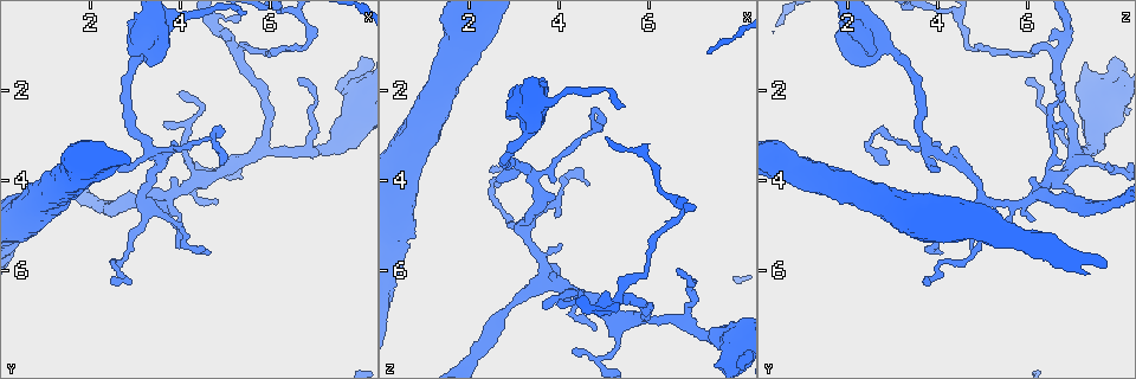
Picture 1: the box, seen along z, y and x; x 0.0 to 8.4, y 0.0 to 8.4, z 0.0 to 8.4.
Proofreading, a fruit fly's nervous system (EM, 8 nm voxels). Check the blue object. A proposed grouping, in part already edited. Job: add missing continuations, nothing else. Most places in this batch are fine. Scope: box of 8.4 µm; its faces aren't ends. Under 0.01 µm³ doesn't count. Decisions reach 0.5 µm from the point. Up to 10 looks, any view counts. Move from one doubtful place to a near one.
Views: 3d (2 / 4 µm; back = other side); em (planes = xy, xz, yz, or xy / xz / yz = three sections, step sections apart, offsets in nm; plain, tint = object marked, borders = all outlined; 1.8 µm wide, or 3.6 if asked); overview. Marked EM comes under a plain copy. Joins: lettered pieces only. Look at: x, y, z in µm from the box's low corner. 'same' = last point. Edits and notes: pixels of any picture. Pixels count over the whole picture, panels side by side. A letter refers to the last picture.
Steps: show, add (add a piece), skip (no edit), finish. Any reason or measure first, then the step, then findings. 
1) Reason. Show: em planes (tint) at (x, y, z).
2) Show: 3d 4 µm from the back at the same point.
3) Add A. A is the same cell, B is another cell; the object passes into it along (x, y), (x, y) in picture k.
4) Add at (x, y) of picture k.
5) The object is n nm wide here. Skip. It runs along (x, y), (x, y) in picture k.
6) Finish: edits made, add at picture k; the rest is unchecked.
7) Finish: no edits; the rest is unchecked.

Tapers out. Show: em planes (tint) at (2.50, 6.30, 3.85).

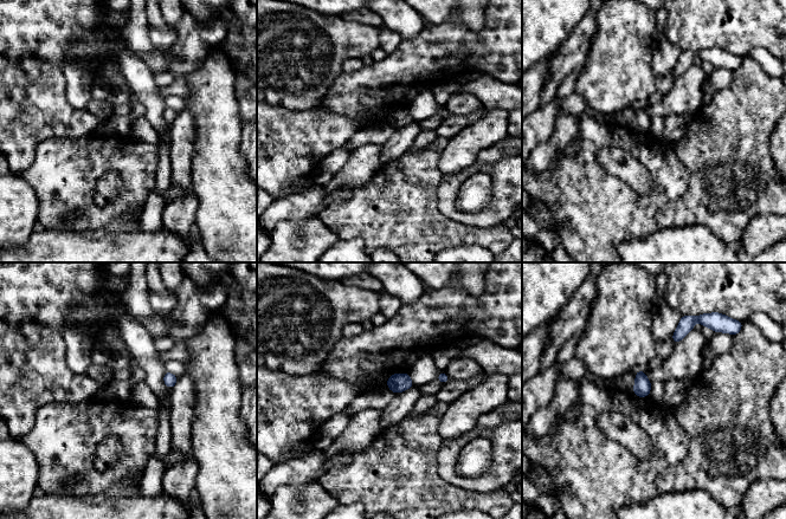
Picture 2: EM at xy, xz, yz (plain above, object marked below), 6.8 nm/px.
Show: em planes (borders) at the same point.

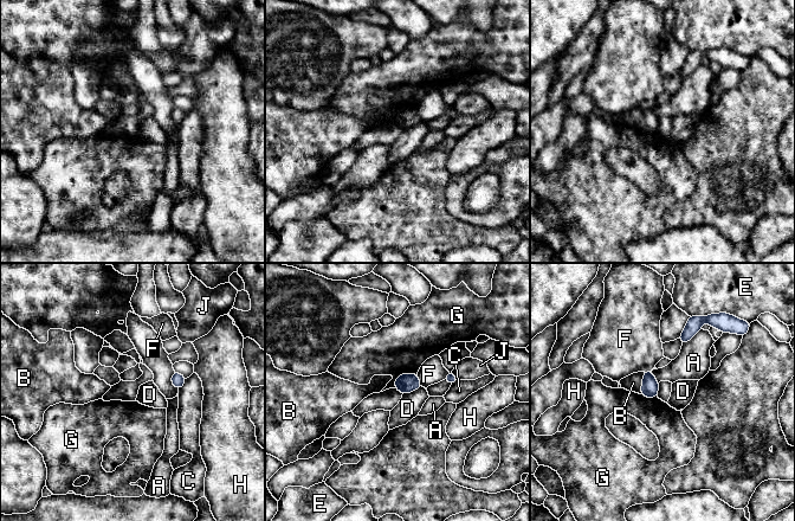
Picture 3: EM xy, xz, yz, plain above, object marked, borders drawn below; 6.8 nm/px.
Skip. A, B, C, D, E, F, G, H and J are other cells; a border runs along (417, 373), (401, 373), (394, 387) in picture 3; no lettered piece goes on from it.

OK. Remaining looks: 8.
Tapers out. Show: 3d 2 µm at (4.90, 3.65, 2.90).

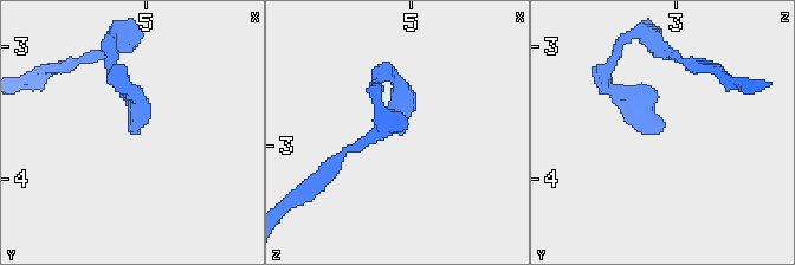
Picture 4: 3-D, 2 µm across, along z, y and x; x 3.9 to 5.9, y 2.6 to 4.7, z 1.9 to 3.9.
Need the tissue. Show: em 3.6 µm planes (borders) at (4.92, 3.64, 2.92).

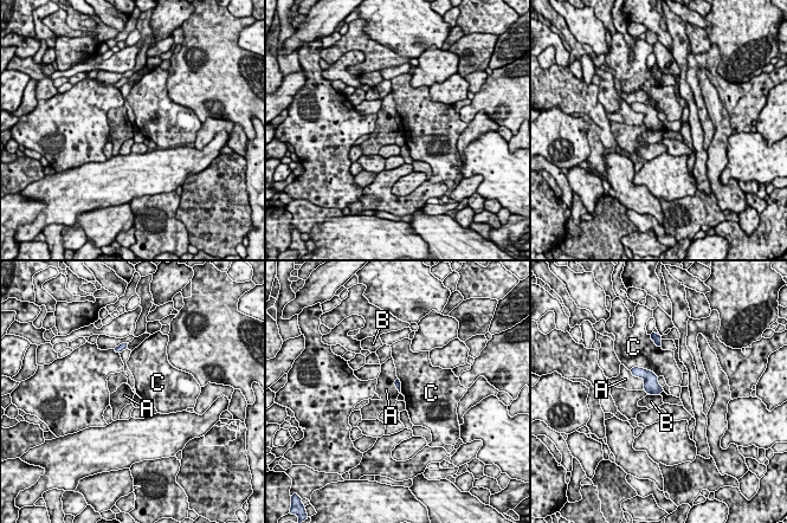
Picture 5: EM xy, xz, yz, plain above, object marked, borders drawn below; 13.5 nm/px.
The longest contact is with C, 420 nm. Skip. A, B and C are other cells; no lettered piece goes on from it.

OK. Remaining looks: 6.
Show: 3d 4 µm from the back at (6.85, 3.40, 7.10).

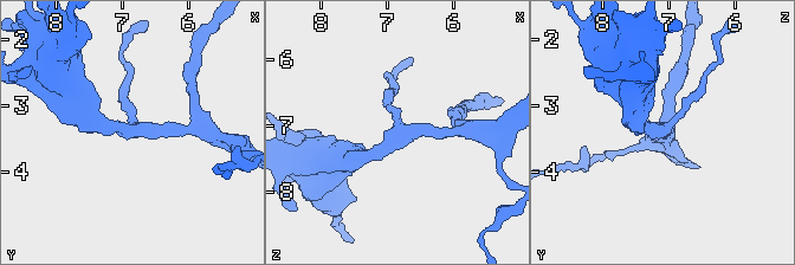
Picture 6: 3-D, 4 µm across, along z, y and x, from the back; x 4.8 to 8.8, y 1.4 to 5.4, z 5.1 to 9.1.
3 arms meet here. Show: em xy step 4 (tint) at (6.80, 3.35, 7.10).

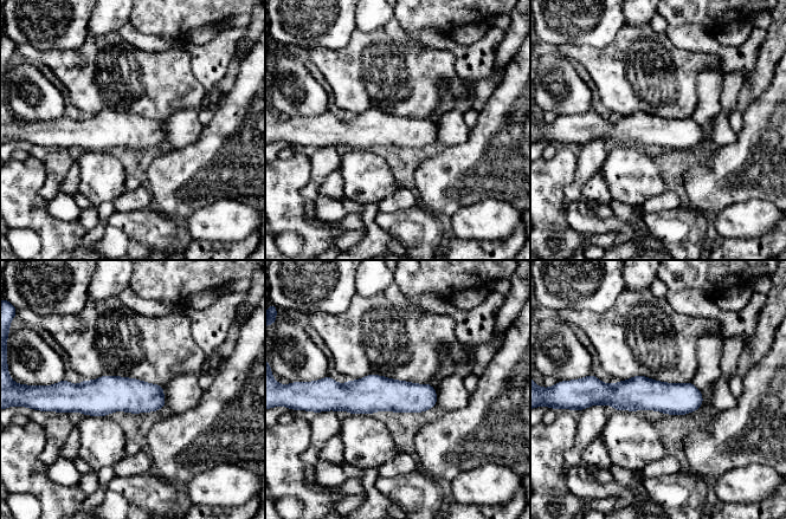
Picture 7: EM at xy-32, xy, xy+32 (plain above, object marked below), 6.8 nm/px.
Cut it another way. Show: em planes (borders) at the same point.

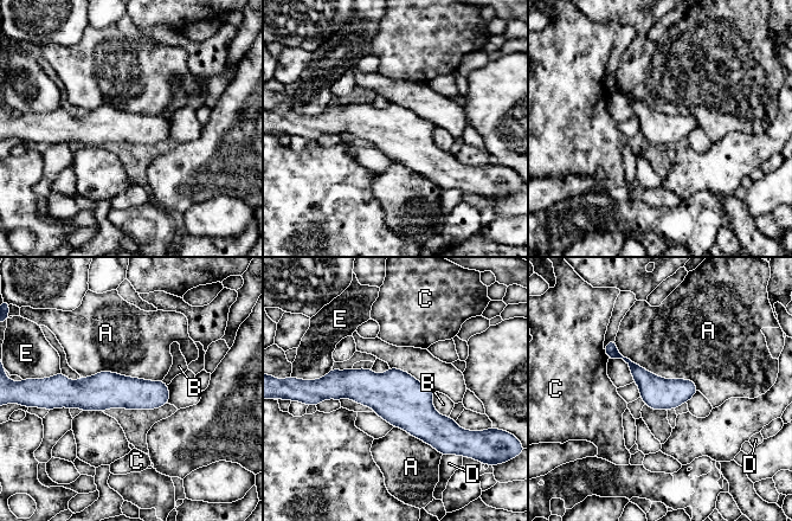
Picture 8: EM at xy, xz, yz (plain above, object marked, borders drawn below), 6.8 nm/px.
The object is 220 nm wide here. Skip. A, B, C, D and E are other cells; it runs along (324, 384), (455, 428) in picture 8; none of them fits.

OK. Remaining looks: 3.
Tapers out. Show: 3d 2 µm at (4.35, 3.70, 7.80).

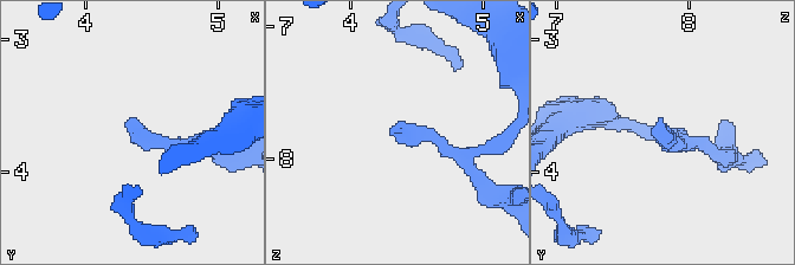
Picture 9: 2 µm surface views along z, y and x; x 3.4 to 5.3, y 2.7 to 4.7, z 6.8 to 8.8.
Show: em 3.6 µm yz step 16 (tint) at (4.36, 3.68, 7.84).

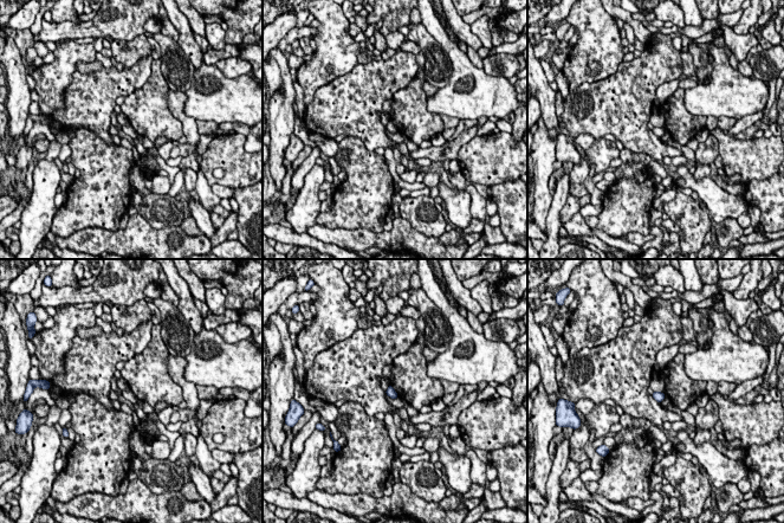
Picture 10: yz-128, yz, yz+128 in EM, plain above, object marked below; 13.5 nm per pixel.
Another direction. Show: em 3.6 µm planes (borders) at the same point.

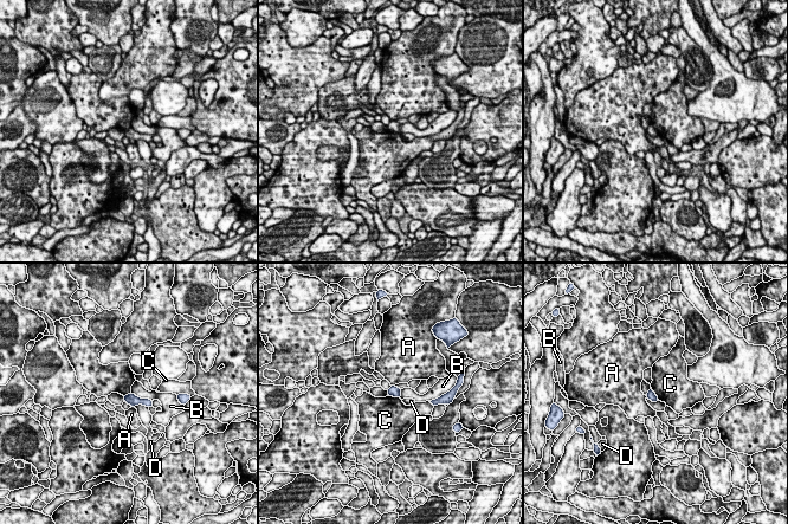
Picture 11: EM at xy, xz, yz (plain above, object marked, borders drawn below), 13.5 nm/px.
Skip. A, B, C and D are other cells; a border runs along (651, 387), (659, 400) in picture 11; none of them fits.

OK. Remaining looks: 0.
Finish: no edits; the rest is unchecked.

